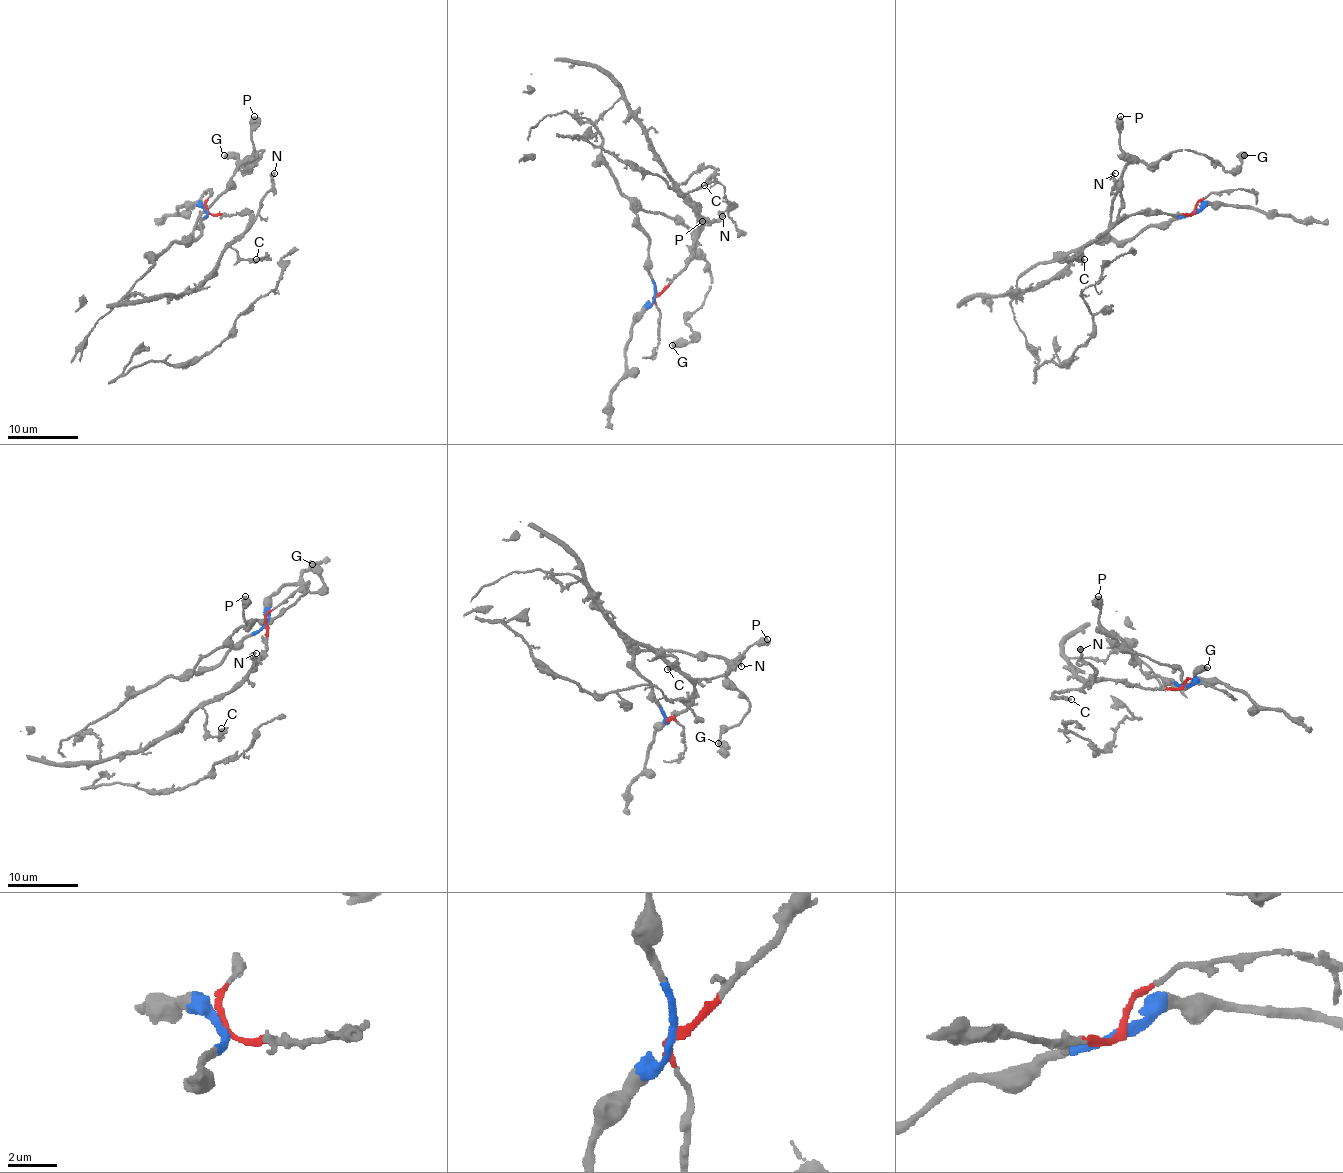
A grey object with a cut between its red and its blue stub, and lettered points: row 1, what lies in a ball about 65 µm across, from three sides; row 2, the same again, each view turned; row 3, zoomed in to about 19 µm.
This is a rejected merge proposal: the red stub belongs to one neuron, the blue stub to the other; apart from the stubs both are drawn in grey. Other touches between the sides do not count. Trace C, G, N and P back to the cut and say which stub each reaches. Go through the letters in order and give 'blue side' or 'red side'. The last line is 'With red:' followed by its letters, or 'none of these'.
C: red side
G: blue side
N: red side
P: blue side
With red: C, N

